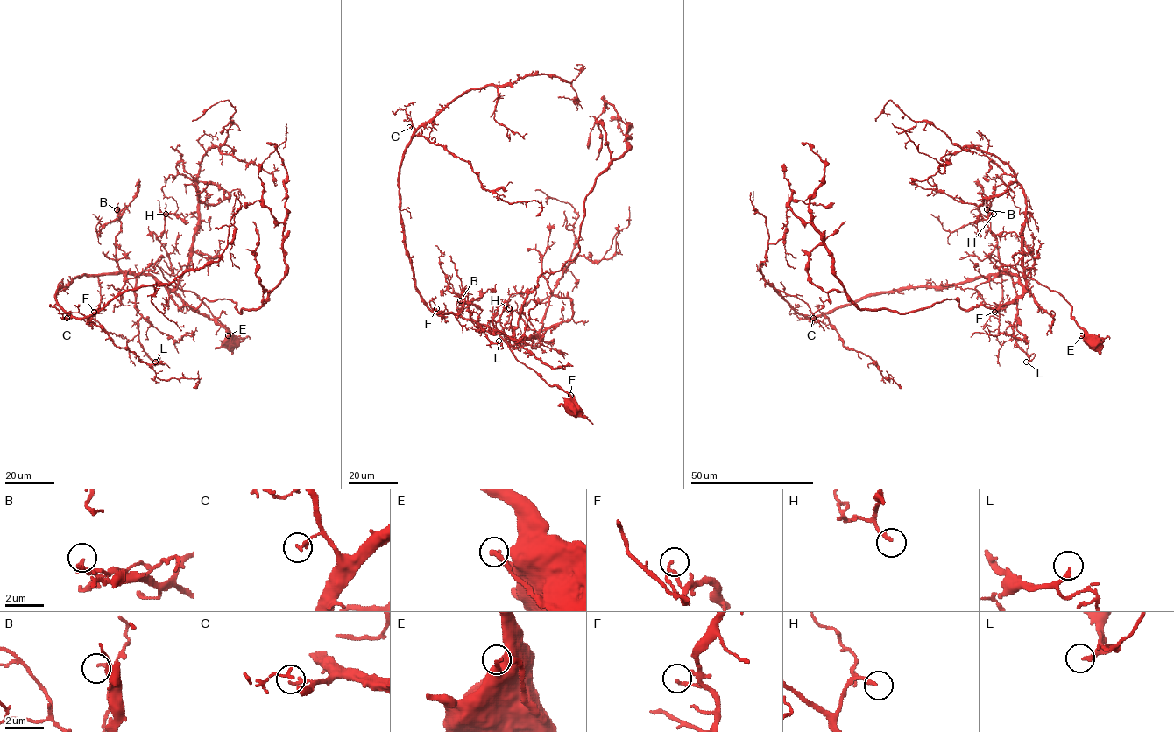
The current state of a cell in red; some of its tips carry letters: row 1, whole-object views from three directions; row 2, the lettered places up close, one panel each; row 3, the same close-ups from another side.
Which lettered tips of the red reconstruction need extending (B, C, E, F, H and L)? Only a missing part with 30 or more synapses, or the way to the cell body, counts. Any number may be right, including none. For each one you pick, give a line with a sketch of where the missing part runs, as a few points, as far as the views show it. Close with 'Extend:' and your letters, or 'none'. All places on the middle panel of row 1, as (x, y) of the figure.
L: course (498, 341), (513, 317), (515, 302), (522, 292), (512, 286)
Extend: L

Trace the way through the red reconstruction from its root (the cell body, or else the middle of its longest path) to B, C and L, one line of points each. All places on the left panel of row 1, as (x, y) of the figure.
B: (229, 342), (229, 331), (209, 309), (163, 277), (157, 265), (163, 256), (144, 272), (119, 267), (116, 209)
C: (229, 342), (209, 309), (163, 277), (157, 265), (163, 256), (144, 272), (78, 276), (56, 292), (67, 318)
L: (229, 342), (209, 309), (163, 277), (161, 256), (134, 290), (139, 343), (155, 362)

